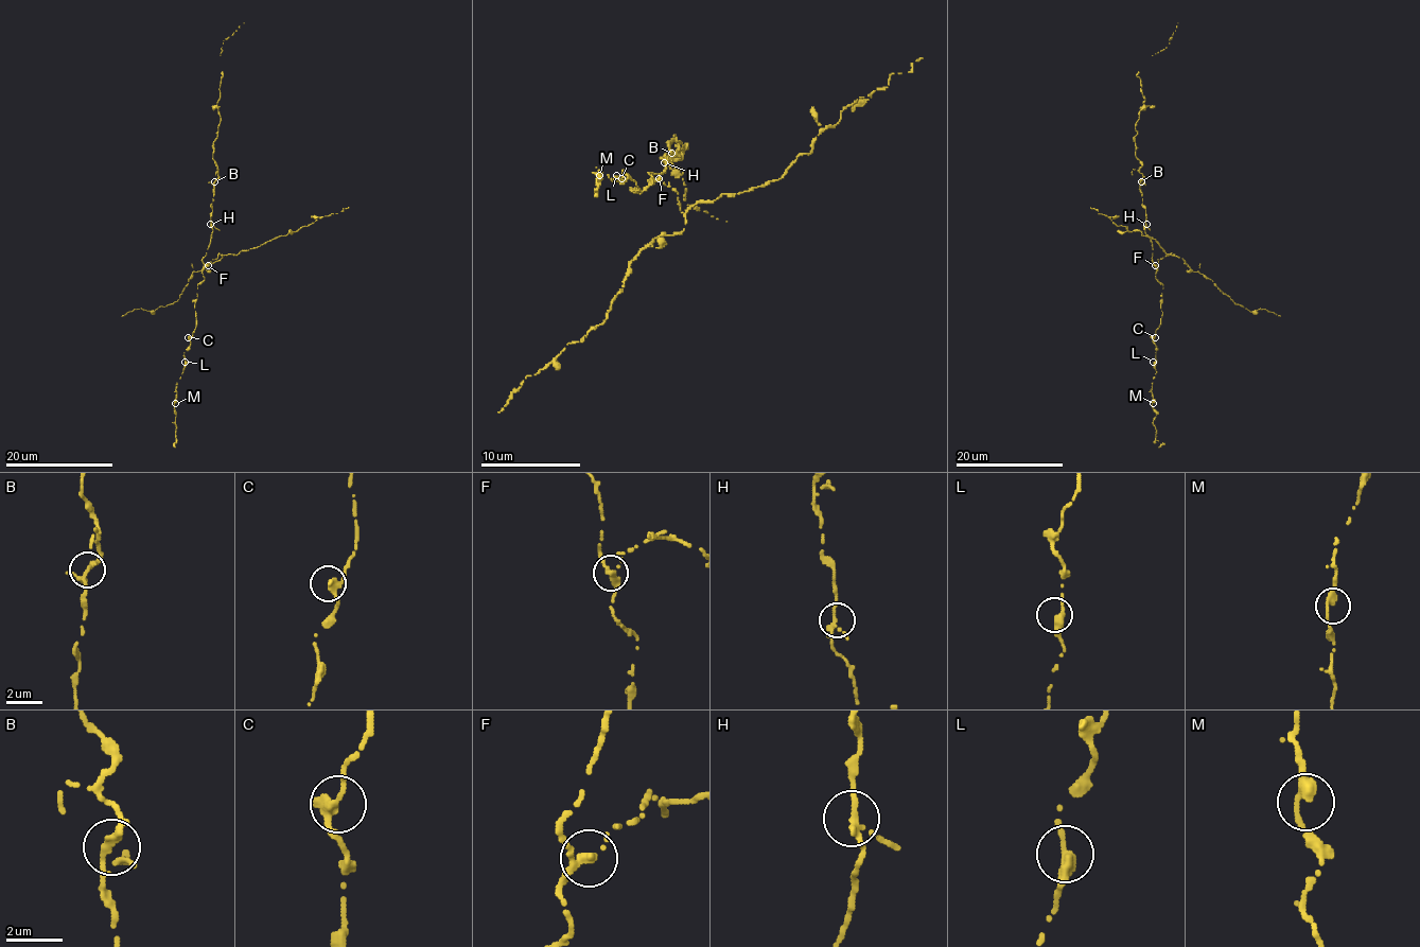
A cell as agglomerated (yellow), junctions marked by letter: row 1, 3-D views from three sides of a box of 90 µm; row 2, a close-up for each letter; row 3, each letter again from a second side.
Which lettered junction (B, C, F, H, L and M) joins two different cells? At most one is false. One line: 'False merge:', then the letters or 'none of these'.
False merge: F

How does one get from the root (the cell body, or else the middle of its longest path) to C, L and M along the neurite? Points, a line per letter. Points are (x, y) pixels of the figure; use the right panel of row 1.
C: (1145, 224), (1145, 232), (1152, 243), (1155, 277), (1162, 284), (1162, 316), (1155, 337)
L: (1145, 224), (1145, 232), (1152, 243), (1155, 277), (1162, 284), (1162, 316), (1153, 338), (1156, 347), (1153, 362)
M: (1145, 224), (1155, 277), (1162, 284), (1161, 323), (1153, 338), (1153, 403)

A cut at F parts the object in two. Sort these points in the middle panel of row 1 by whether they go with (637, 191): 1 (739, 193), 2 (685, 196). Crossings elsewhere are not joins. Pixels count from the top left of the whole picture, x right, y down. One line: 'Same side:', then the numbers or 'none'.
Same side: 2

